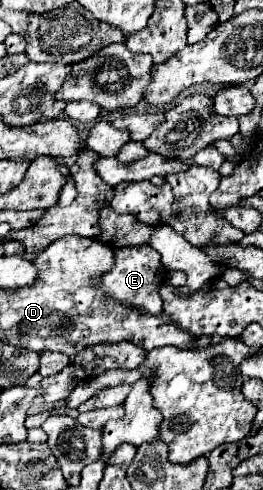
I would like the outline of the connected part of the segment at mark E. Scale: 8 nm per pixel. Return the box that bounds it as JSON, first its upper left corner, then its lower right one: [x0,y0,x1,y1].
[99,245,165,315]

